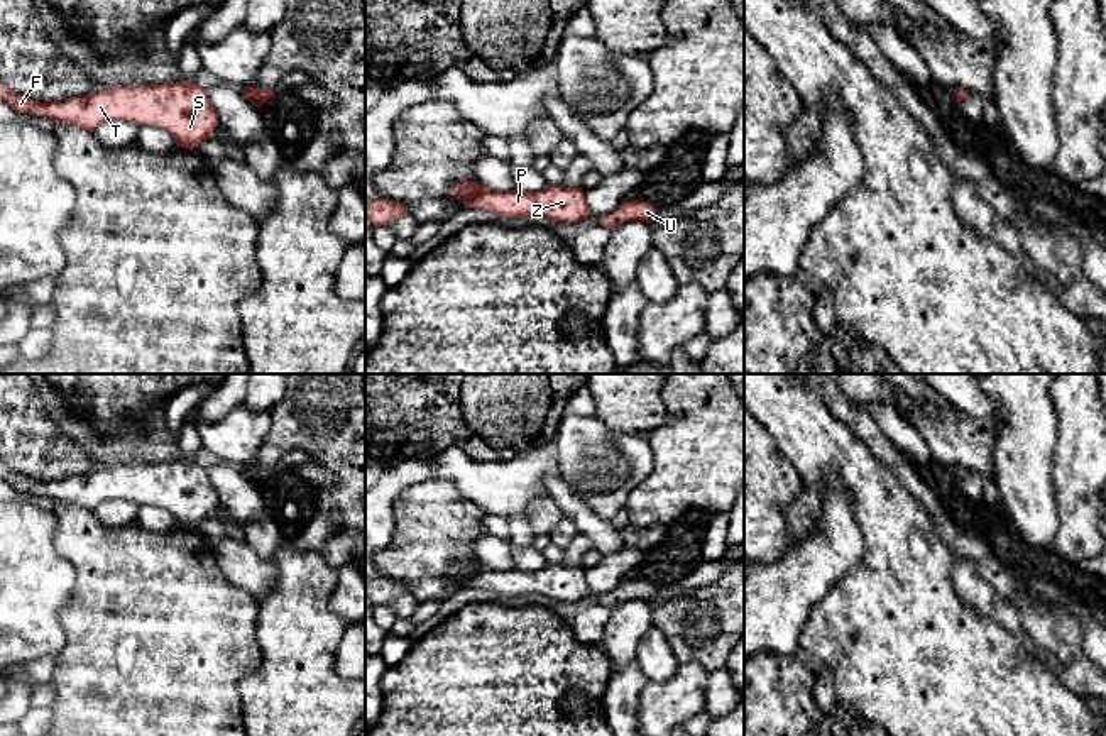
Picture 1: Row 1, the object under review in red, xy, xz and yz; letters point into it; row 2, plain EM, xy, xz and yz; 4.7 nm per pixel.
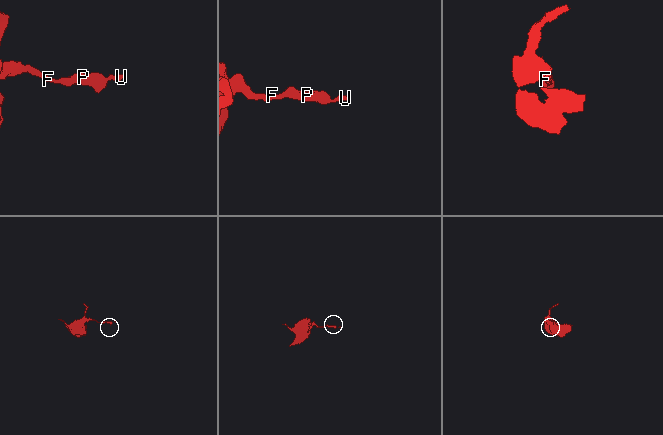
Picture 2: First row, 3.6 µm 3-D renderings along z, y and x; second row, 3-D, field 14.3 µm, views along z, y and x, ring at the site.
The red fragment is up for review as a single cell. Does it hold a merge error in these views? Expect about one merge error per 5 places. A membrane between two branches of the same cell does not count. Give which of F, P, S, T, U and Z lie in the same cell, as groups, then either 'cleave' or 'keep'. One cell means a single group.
F P S T U Z; keep

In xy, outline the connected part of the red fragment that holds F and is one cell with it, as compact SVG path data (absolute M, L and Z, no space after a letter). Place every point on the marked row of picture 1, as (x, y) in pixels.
M0 81L0 102L17 112L47 117L93 132L105 122L127 120L167 130L189 151L211 137L218 115L205 86L194 81L123 85L64 102L41 103Z

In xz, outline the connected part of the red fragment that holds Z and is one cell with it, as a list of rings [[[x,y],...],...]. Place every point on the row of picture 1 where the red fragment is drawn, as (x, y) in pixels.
[[[462,181],[450,189],[450,196],[462,198],[463,208],[479,208],[504,217],[519,218],[541,215],[555,222],[577,223],[592,215],[582,188],[546,186],[538,191],[496,191],[477,181]]]

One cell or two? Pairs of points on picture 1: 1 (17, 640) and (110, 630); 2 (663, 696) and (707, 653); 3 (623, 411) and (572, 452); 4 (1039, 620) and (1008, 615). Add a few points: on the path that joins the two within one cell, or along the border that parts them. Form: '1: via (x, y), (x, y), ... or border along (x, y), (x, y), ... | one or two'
1: border along (70, 596), (61, 611), (65, 645), (56, 653) | two
2: border along (680, 662), (699, 662), (709, 672) | two
3: border along (592, 415), (614, 430), (640, 432), (643, 435) | two
4: border along (1008, 603), (1017, 609), (1025, 635), (1042, 648) | two

